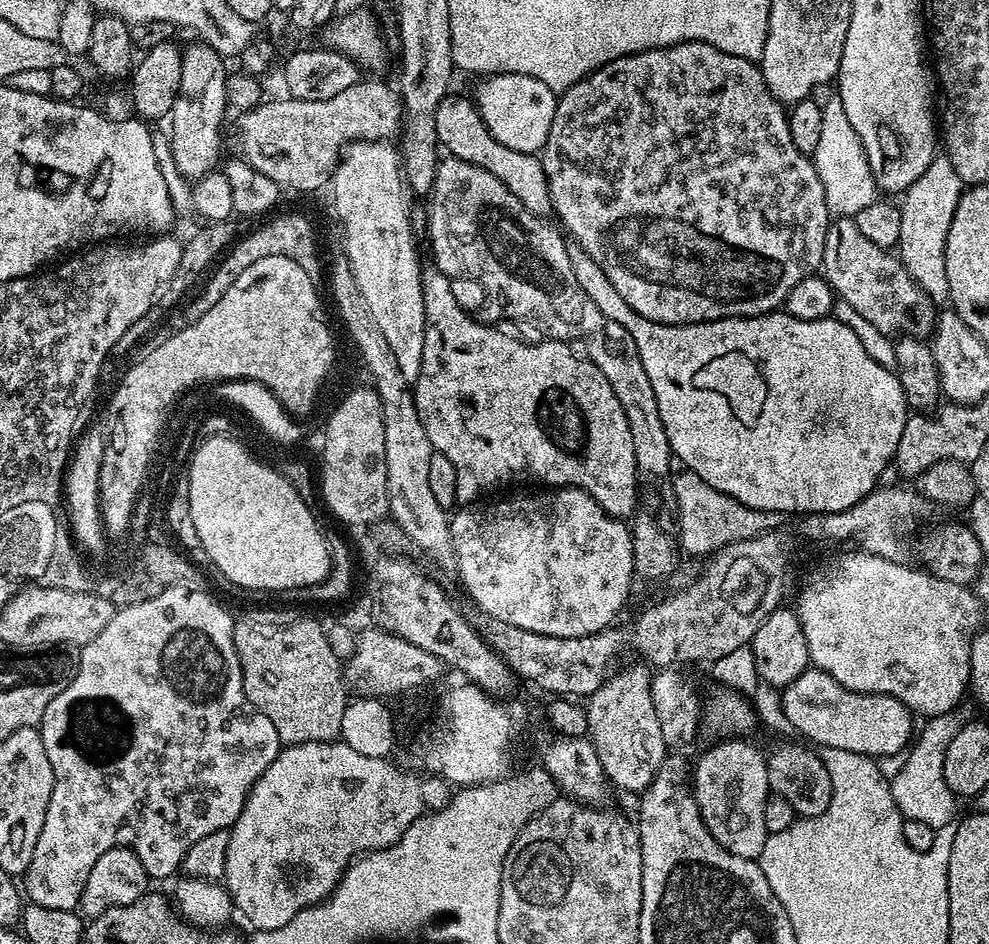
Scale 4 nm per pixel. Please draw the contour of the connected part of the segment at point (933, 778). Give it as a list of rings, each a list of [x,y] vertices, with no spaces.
[[[948,713],[925,721],[907,751],[907,760],[902,770],[889,781],[900,815],[907,820],[923,822],[937,832],[955,821],[958,798],[946,784],[945,760],[947,747],[962,723],[961,717],[958,717],[957,713]]]

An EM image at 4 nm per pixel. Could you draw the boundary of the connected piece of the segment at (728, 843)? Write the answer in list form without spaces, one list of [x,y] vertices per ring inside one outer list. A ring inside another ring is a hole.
[[[729,738],[713,743],[713,748],[706,749],[694,764],[692,786],[702,822],[706,822],[716,841],[730,854],[738,854],[738,858],[756,860],[770,835],[762,815],[770,789],[765,753],[748,742],[744,738]]]

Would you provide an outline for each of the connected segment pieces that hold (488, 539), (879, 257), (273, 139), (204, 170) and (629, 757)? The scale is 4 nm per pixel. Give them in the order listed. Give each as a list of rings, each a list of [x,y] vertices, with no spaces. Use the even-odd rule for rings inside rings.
[[[552,488],[547,491],[540,492],[537,496],[508,496],[505,500],[492,500],[489,504],[477,503],[475,506],[461,507],[461,512],[453,511],[450,523],[452,549],[456,555],[455,571],[460,572],[469,596],[476,603],[475,607],[502,622],[510,622],[510,626],[534,630],[534,634],[550,634],[554,638],[582,638],[595,632],[603,632],[617,623],[616,615],[623,610],[624,603],[628,600],[628,591],[632,588],[632,580],[634,581],[632,534],[629,525],[623,519],[608,515],[608,512],[602,510],[602,506],[598,506],[598,502],[594,502],[594,498],[590,498],[590,494],[586,494],[581,488]]]
[[[837,217],[829,223],[820,268],[833,293],[839,299],[850,302],[850,306],[854,306],[866,322],[882,330],[882,334],[893,338],[931,337],[936,326],[937,305],[916,285],[899,257],[866,238],[855,219]]]
[[[362,78],[354,86],[334,94],[334,98],[325,100],[284,100],[265,99],[256,108],[239,113],[236,120],[236,136],[240,139],[239,155],[255,172],[270,178],[270,182],[279,184],[281,189],[293,188],[296,192],[316,194],[320,188],[330,184],[341,155],[349,144],[358,140],[391,141],[391,136],[399,137],[406,119],[404,103],[395,87],[383,84],[380,78]]]
[[[201,42],[192,43],[180,53],[182,82],[170,113],[170,139],[174,166],[180,171],[180,176],[189,182],[197,182],[221,163],[220,123],[224,120],[224,107],[230,104],[230,97],[226,94],[230,72],[224,69],[225,57],[216,53],[211,46]]]
[[[636,663],[640,664],[632,664],[621,672],[613,671],[605,678],[602,686],[598,686],[598,690],[587,697],[586,707],[588,736],[598,754],[598,762],[602,762],[605,777],[615,787],[617,784],[621,793],[639,794],[646,786],[650,786],[654,774],[658,774],[658,766],[662,766],[670,749],[662,738],[658,714],[654,714],[653,673],[647,663]]]

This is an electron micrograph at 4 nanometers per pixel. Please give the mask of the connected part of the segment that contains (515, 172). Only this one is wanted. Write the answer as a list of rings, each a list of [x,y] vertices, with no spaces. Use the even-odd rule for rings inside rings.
[[[449,94],[438,102],[438,110],[434,114],[434,130],[439,147],[444,148],[449,157],[470,162],[474,166],[482,166],[482,170],[490,170],[502,186],[514,194],[535,216],[547,217],[552,209],[552,195],[550,186],[546,182],[546,170],[543,159],[539,155],[531,156],[522,154],[520,150],[510,150],[510,146],[502,146],[494,134],[480,120],[480,111],[476,109],[475,103],[464,96]]]

